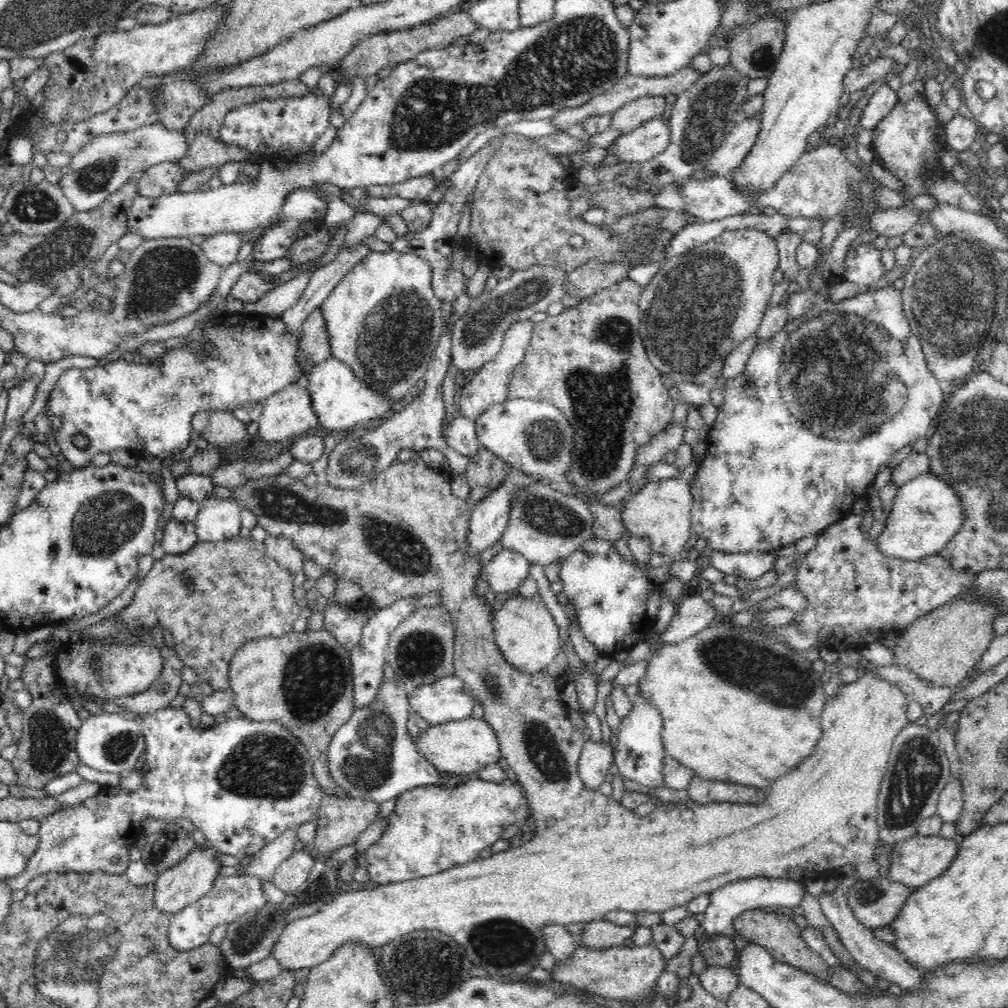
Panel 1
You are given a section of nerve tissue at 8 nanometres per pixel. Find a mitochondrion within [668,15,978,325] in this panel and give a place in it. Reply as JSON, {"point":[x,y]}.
{"point":[709,109]}

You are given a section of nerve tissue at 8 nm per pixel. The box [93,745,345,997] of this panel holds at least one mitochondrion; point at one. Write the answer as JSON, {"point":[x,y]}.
{"point":[250,935]}

